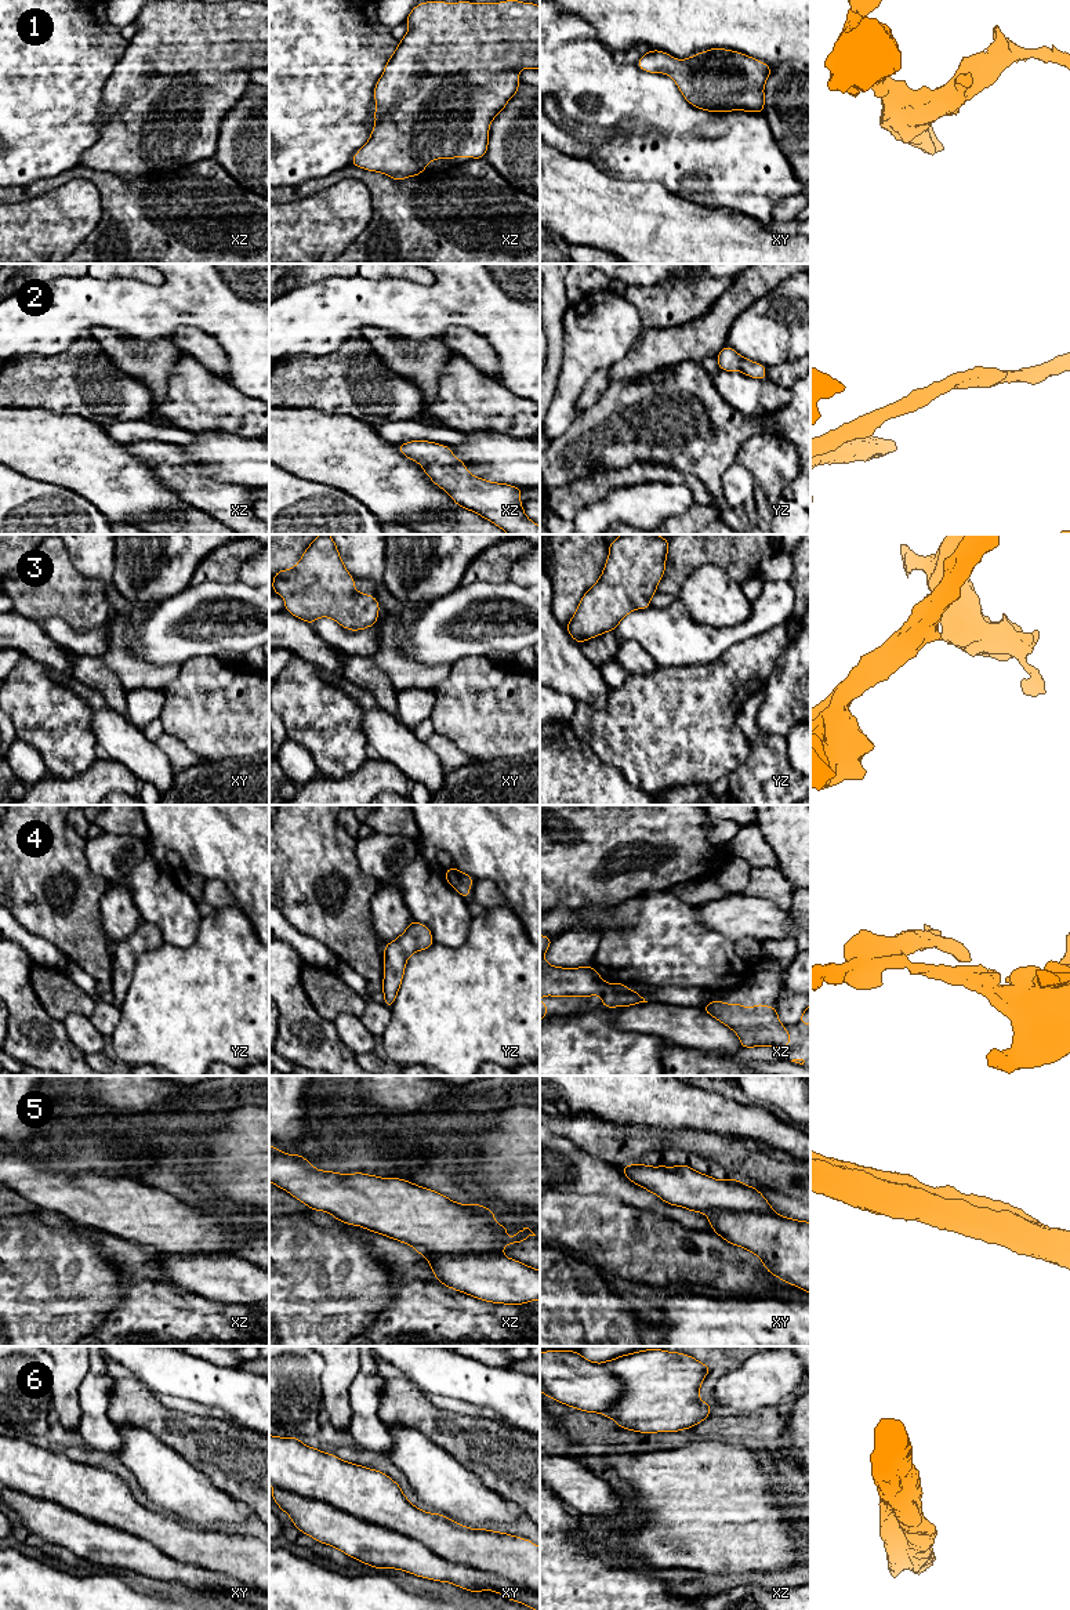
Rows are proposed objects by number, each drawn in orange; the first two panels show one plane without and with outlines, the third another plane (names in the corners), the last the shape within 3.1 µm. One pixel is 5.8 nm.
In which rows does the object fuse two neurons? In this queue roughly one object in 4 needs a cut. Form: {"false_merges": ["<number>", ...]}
{"false_merges": ["4"]}

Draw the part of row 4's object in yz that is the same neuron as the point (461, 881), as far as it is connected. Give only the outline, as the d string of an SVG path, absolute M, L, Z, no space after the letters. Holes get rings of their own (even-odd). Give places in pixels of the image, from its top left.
M460 870L453 875L450 886L454 888L463 898L469 899L469 886L474 884L474 878Z

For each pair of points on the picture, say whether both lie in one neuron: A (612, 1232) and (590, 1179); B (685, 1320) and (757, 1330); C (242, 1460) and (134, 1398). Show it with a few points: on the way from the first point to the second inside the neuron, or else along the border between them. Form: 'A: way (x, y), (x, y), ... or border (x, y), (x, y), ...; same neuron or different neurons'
A: border (565, 1190), (608, 1193), (628, 1203); different neurons
B: way (703, 1330), (739, 1330); same neuron
C: way (216, 1447), (160, 1421); same neuron

